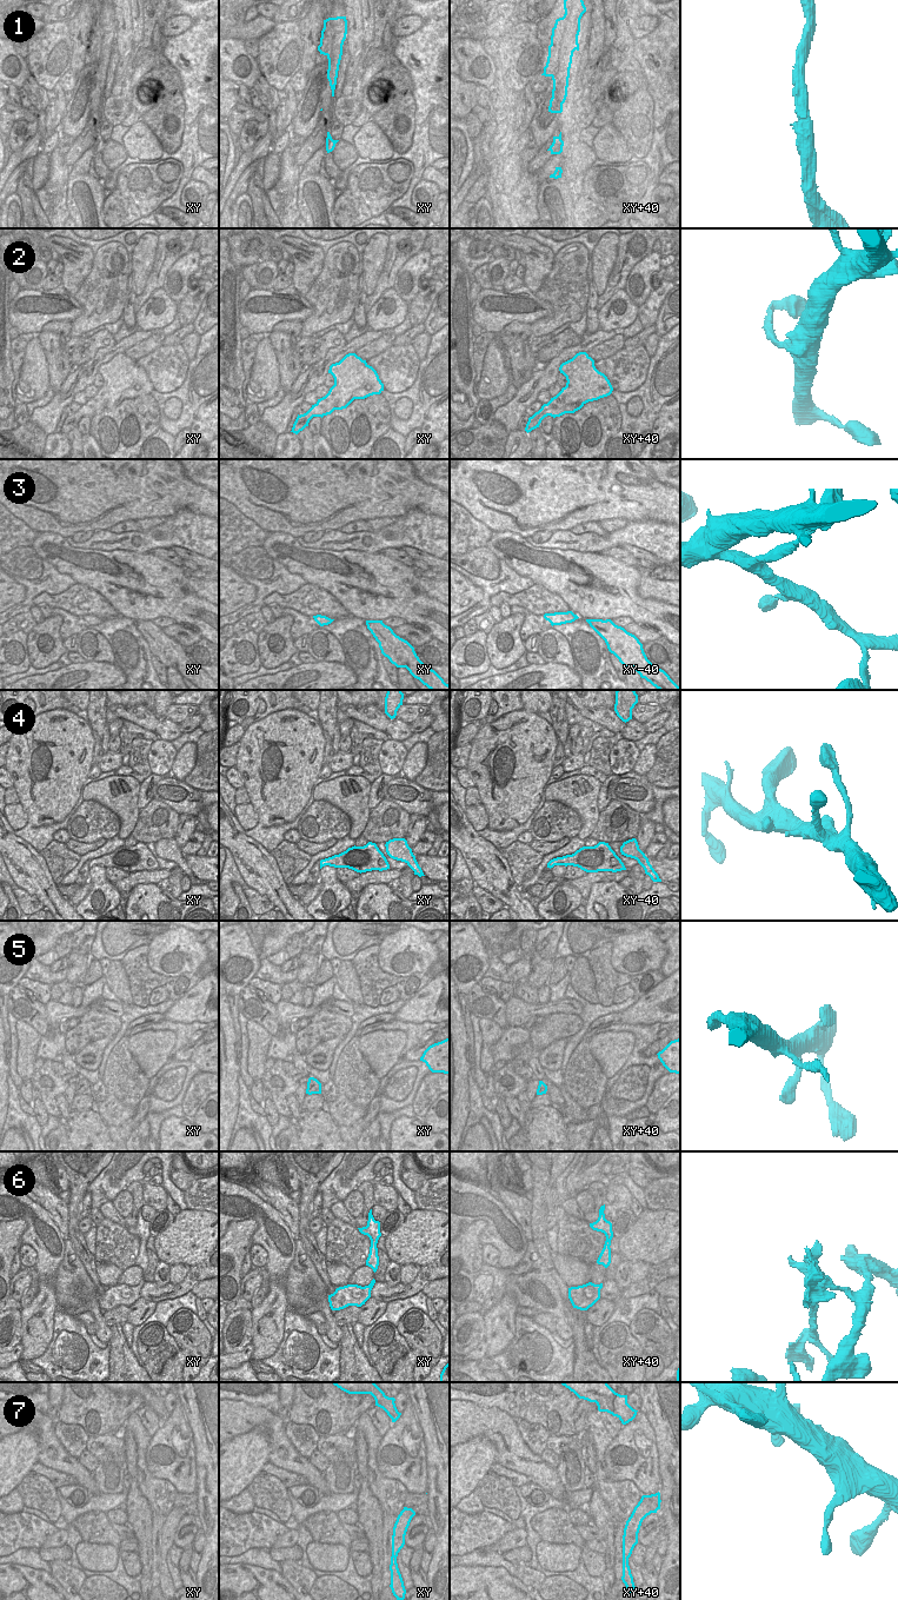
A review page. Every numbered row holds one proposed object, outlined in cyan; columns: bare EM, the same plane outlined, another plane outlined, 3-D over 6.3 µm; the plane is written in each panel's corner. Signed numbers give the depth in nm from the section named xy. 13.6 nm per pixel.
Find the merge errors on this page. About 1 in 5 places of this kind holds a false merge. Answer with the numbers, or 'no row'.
5

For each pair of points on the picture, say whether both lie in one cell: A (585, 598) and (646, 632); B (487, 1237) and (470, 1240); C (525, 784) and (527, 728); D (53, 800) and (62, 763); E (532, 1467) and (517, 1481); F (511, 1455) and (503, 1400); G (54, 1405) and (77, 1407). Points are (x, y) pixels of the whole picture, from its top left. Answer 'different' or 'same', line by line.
A: different
B: different
C: same
D: same
E: different
F: different
G: different

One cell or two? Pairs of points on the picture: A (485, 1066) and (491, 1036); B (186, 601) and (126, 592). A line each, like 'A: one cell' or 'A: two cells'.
A: one cell
B: one cell

